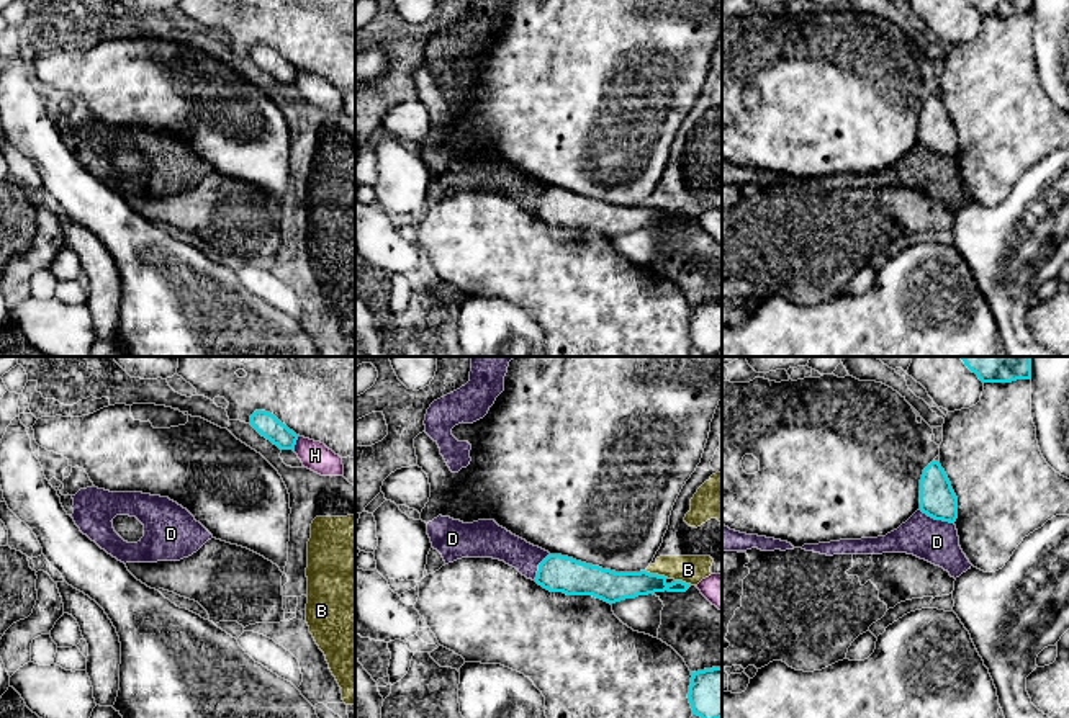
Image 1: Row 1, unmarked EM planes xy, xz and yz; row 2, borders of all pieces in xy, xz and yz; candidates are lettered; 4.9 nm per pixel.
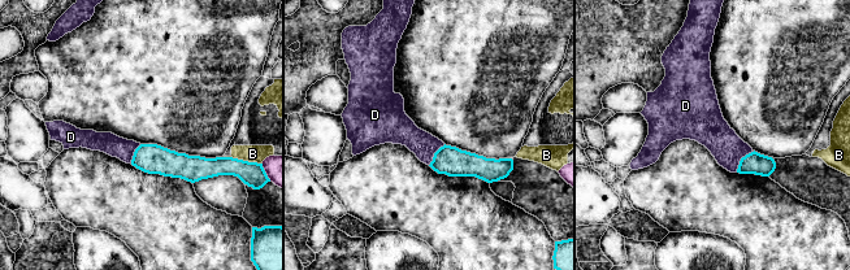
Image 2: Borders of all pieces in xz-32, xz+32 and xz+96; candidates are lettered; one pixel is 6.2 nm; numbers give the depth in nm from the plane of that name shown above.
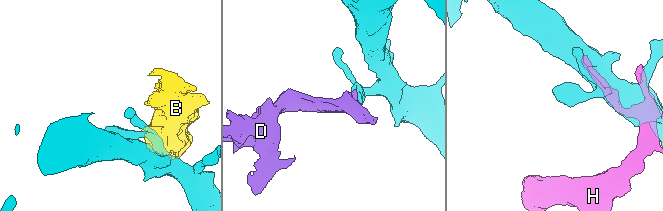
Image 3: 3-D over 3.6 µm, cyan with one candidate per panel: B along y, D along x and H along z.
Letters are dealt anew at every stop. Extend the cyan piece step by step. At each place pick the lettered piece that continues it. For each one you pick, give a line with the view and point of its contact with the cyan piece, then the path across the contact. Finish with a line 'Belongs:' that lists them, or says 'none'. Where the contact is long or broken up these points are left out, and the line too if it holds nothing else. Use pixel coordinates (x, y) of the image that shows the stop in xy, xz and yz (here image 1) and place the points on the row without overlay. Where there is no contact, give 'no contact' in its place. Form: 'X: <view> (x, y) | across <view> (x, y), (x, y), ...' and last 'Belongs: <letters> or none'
Belongs: none

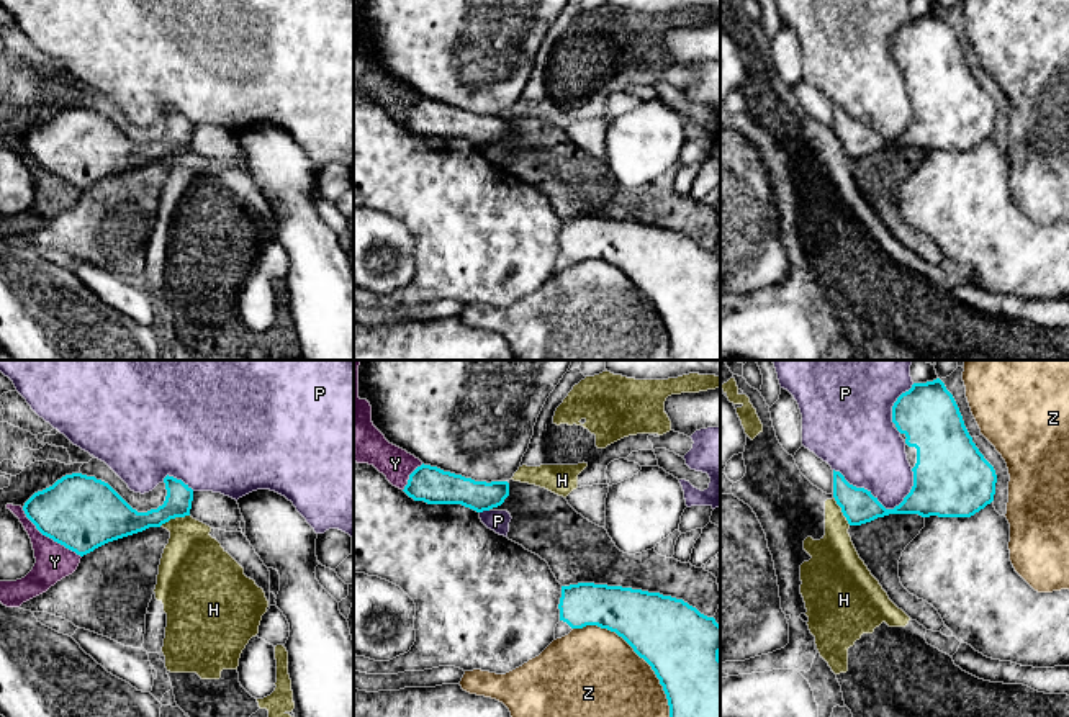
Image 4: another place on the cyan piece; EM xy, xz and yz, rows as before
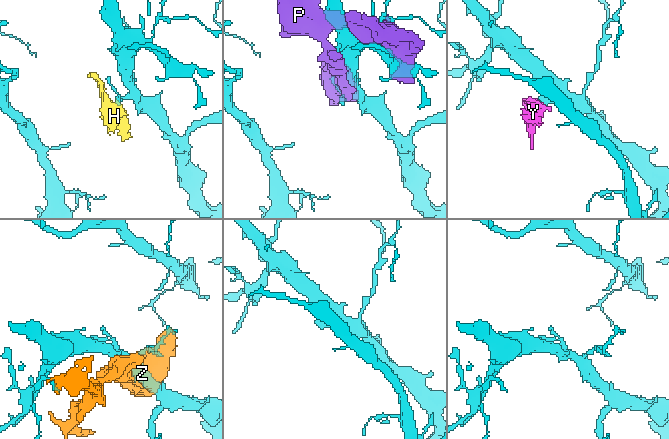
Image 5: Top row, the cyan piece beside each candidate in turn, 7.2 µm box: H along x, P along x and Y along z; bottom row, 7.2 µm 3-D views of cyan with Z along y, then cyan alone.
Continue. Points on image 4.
Belongs: none

